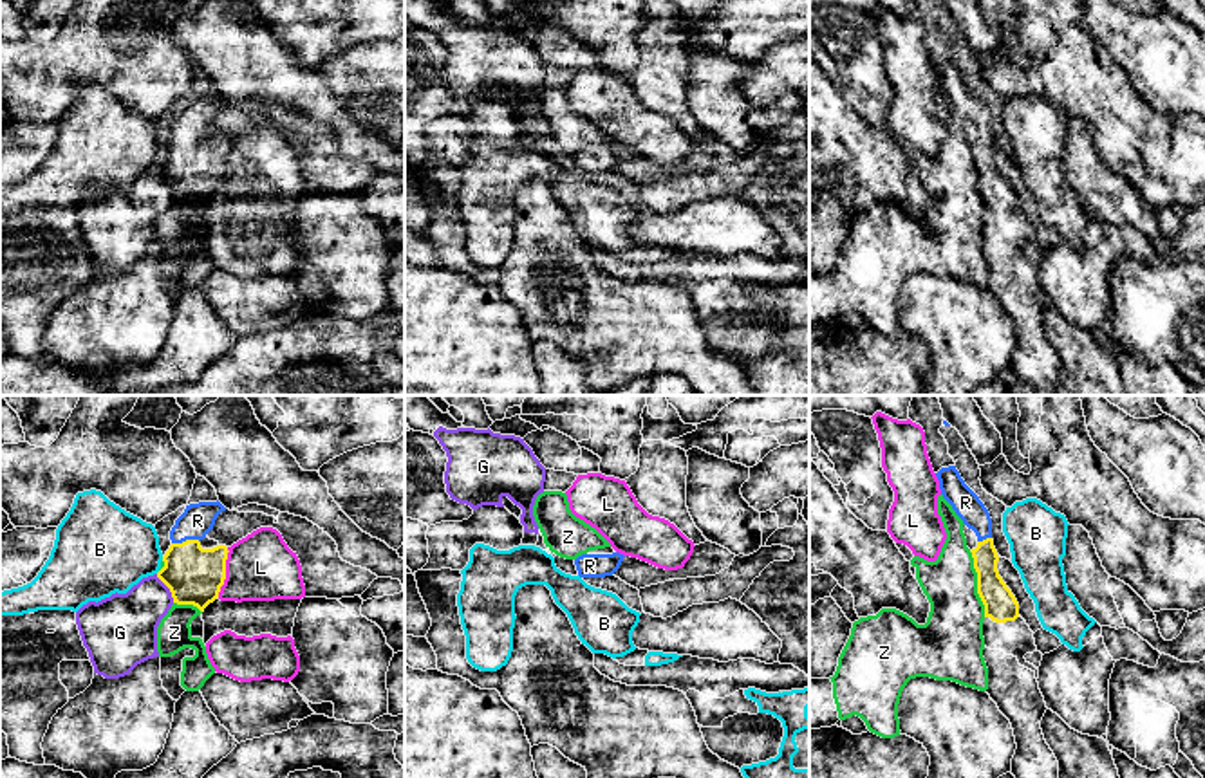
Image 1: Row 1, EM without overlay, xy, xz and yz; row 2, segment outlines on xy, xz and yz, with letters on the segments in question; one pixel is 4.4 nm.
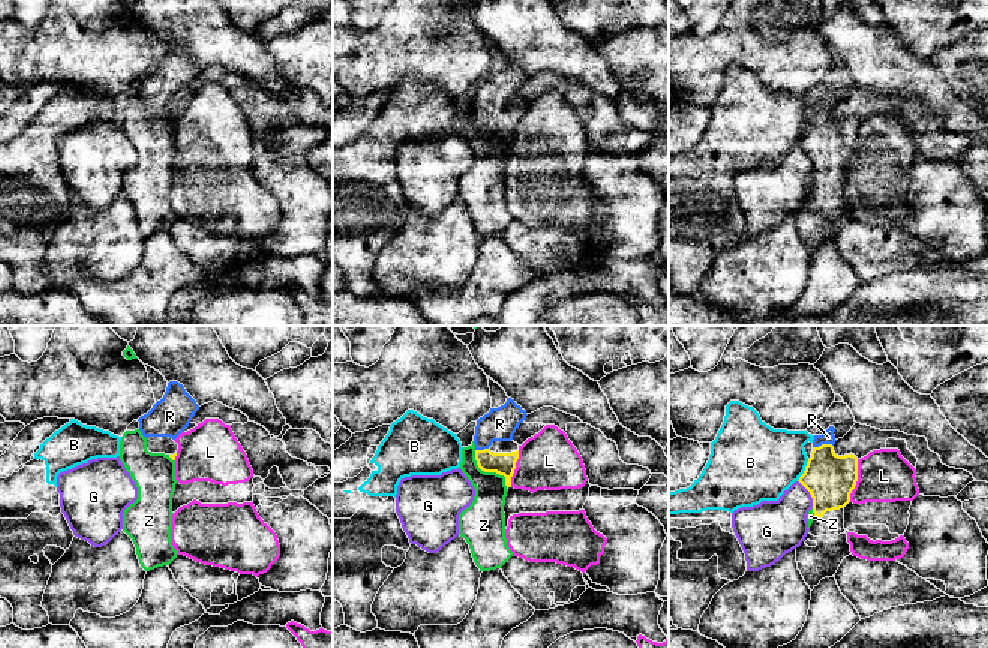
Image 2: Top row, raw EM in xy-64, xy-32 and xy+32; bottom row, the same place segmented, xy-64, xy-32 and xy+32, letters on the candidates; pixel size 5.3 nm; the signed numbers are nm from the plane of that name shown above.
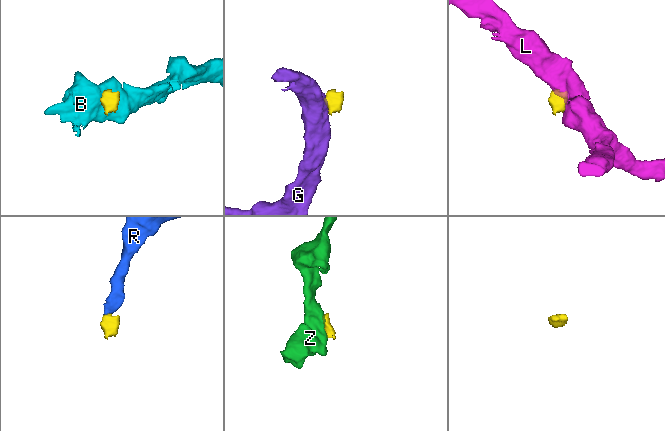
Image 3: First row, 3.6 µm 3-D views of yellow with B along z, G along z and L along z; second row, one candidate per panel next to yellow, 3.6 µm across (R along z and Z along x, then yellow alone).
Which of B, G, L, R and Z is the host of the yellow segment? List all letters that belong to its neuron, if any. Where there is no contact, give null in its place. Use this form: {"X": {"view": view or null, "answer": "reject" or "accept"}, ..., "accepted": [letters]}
{"B": {"view": "xy", "answer": "reject"}, "G": {"view": "xy", "answer": "reject"}, "L": {"view": "xy", "answer": "reject"}, "R": {"view": "xy", "answer": "accept"}, "Z": {"view": "yz", "answer": "reject"}, "accepted": ["R"]}

